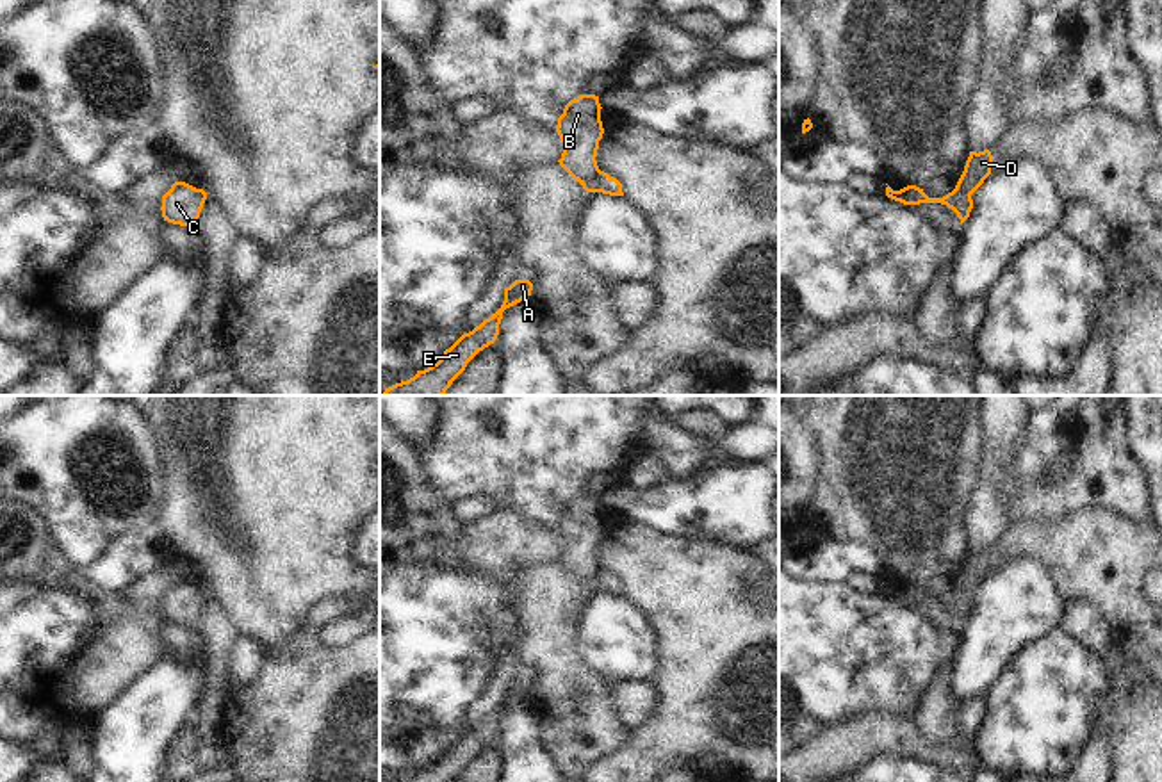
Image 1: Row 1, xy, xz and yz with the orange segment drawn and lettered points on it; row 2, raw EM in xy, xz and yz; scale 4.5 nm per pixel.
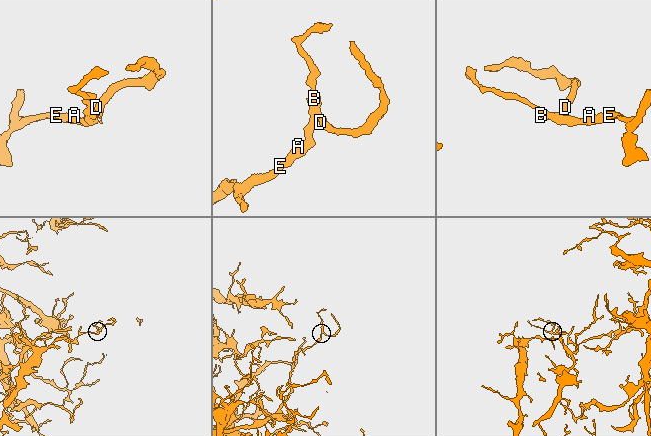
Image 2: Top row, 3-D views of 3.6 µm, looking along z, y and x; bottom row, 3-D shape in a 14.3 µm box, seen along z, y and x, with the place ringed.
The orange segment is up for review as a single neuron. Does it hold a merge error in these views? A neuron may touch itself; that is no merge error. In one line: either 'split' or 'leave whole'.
split

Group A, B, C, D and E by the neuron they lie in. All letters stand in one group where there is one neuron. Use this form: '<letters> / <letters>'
A B C E / D

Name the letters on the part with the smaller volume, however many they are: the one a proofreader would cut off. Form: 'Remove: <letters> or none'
Remove: D

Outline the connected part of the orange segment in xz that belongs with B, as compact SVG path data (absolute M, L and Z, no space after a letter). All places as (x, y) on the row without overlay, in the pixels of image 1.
M581 493L565 504L556 525L563 542L558 561L586 591L595 591L601 570L595 559L604 533L601 508L599 495Z

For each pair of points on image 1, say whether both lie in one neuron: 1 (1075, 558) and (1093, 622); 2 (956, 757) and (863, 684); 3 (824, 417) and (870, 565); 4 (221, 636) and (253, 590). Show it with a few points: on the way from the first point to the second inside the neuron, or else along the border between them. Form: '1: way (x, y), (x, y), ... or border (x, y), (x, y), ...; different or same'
1: border (1066, 601), (1089, 601), (1112, 627); different
2: border (858, 713), (906, 715); different
3: border (826, 533), (865, 544), (881, 563), (881, 576); different
4: border (207, 597), (216, 602), (239, 635); different

